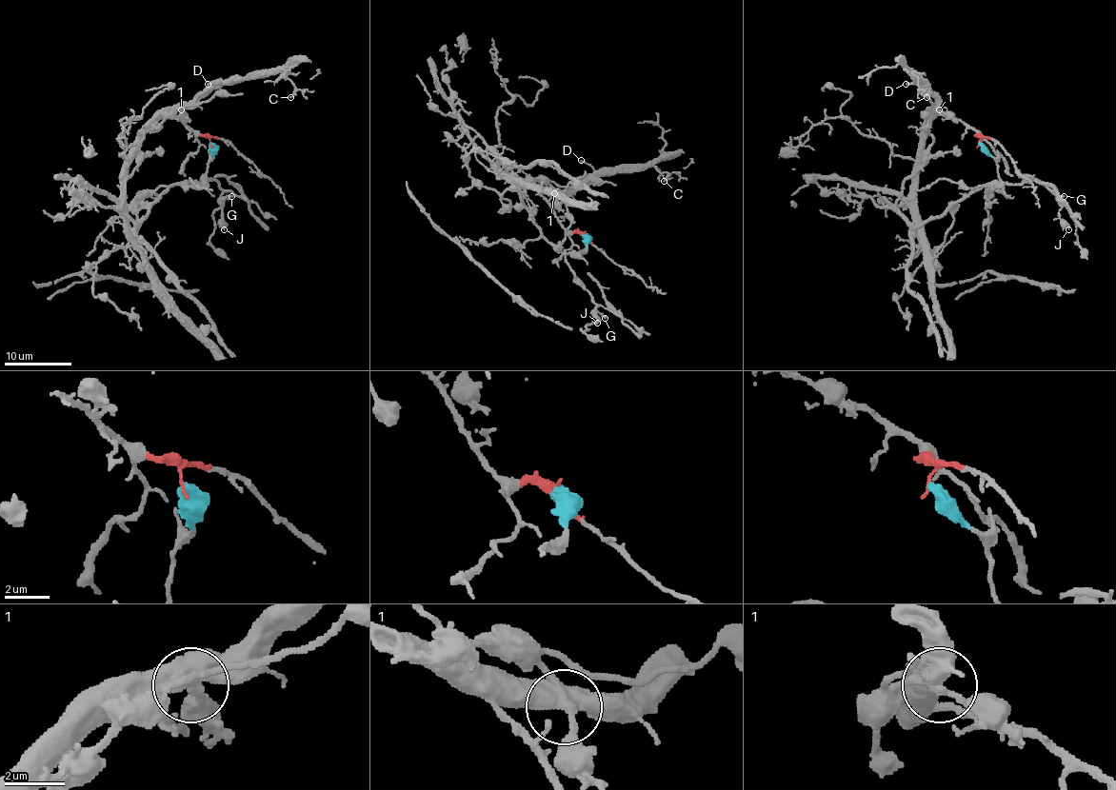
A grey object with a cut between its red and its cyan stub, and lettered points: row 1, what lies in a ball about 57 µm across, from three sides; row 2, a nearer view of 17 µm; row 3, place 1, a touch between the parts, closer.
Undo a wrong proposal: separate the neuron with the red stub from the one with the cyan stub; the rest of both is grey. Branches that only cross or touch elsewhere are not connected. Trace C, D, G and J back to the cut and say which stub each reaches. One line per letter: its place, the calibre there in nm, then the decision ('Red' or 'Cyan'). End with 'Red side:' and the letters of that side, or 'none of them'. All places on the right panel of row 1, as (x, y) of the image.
C: Place: (926, 97). Thickness 170 nm. Red
D: Place: (906, 84). Thickness 170 nm. Red
G: Place: (1064, 196). Thickness 180 nm. Cyan
J: Place: (1068, 229). Thickness 440 nm. Cyan
Red side: C, D

